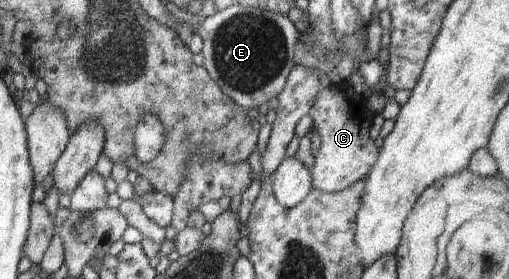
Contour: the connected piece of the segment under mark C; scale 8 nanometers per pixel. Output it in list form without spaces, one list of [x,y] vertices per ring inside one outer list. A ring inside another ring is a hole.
[[[340,82],[321,89],[309,115],[313,129],[321,138],[321,146],[314,156],[316,164],[310,169],[313,188],[327,193],[338,192],[364,179],[378,160],[380,149],[370,139],[369,128],[375,114],[368,108],[367,99],[357,95],[352,86]]]

